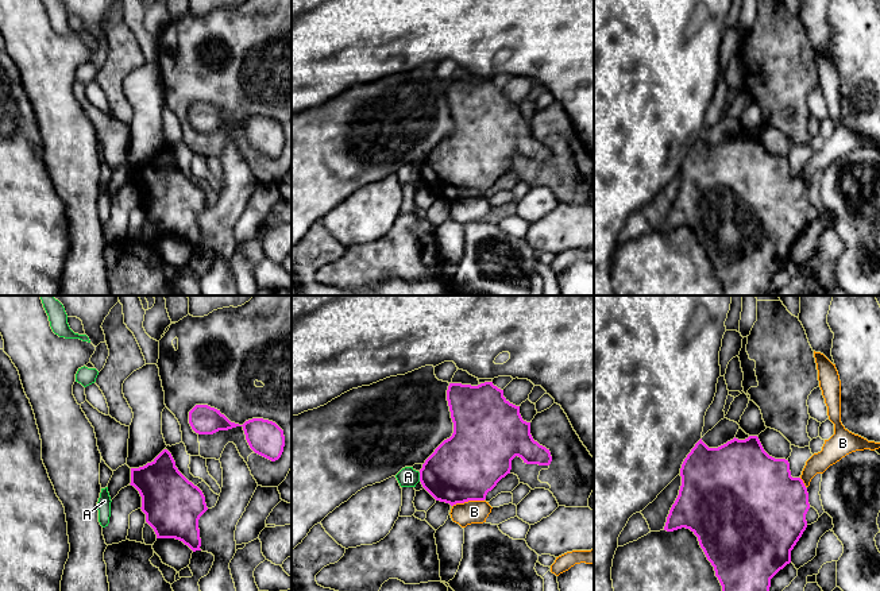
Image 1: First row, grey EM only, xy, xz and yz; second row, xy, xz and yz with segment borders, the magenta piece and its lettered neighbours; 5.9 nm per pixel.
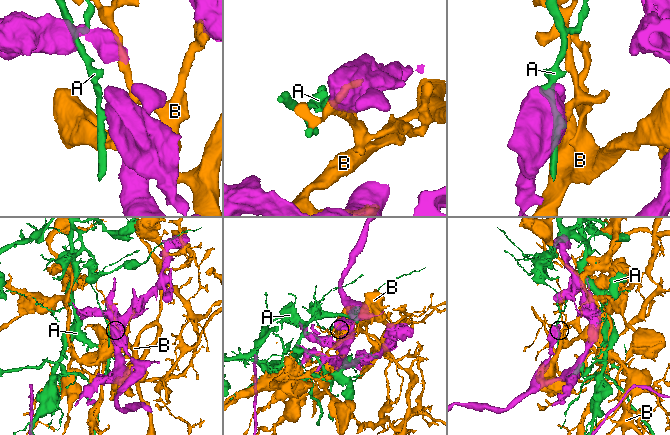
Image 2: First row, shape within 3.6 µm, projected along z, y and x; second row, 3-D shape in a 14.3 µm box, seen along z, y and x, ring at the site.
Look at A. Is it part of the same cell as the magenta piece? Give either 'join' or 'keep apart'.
keep apart

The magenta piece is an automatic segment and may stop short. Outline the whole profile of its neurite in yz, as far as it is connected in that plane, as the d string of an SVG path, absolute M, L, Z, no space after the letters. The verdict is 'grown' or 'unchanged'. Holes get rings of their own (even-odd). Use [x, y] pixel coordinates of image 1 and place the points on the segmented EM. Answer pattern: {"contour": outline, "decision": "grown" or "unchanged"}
{"contour": "M757 436L733 439L718 448L709 448L702 439L684 459L682 486L672 505L664 530L690 529L711 563L722 591L769 591L771 579L791 563L791 551L807 528L808 492L800 478L792 478L786 459L769 456Z", "decision": "unchanged"}

